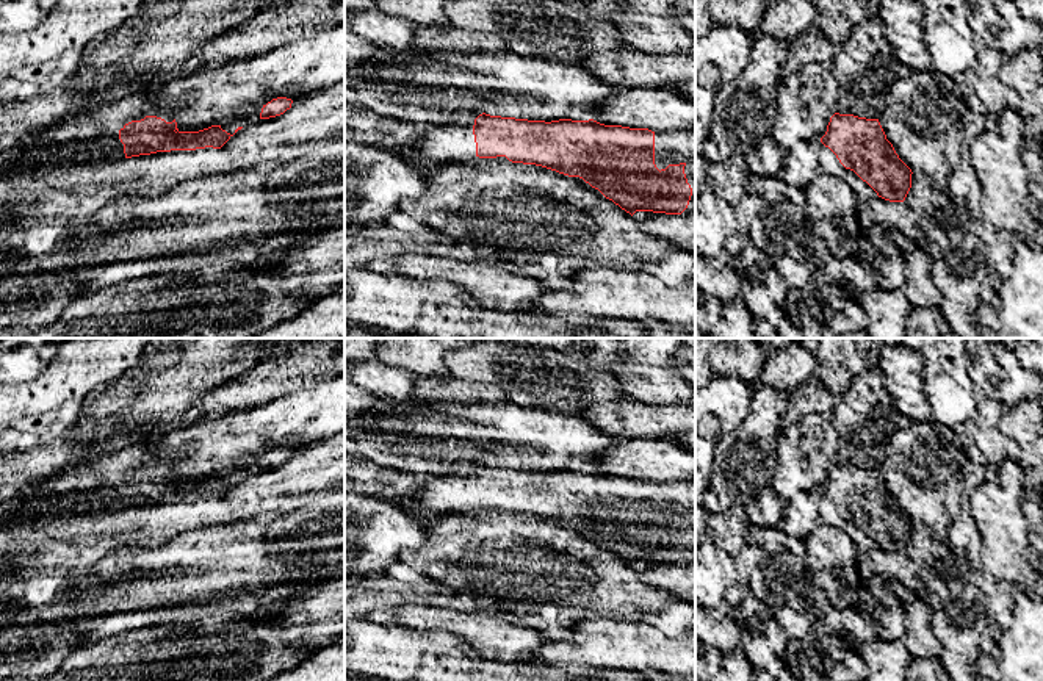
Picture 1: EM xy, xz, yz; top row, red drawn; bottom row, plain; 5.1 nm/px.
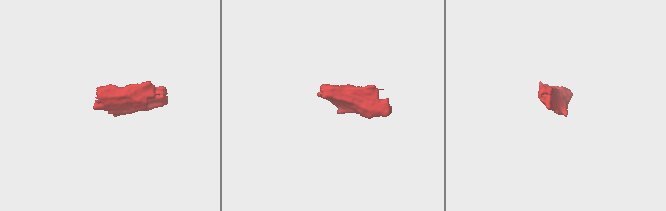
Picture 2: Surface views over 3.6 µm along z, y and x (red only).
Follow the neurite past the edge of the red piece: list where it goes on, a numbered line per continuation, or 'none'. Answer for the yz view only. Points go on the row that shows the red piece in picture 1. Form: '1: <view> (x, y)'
1: yz (829, 163)

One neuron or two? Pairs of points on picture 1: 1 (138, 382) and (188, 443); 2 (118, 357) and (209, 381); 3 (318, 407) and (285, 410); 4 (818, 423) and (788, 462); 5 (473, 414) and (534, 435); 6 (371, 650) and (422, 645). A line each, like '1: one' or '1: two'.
1: two
2: two
3: one
4: one
5: one
6: one

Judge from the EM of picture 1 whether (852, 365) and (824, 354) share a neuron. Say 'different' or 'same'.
same

